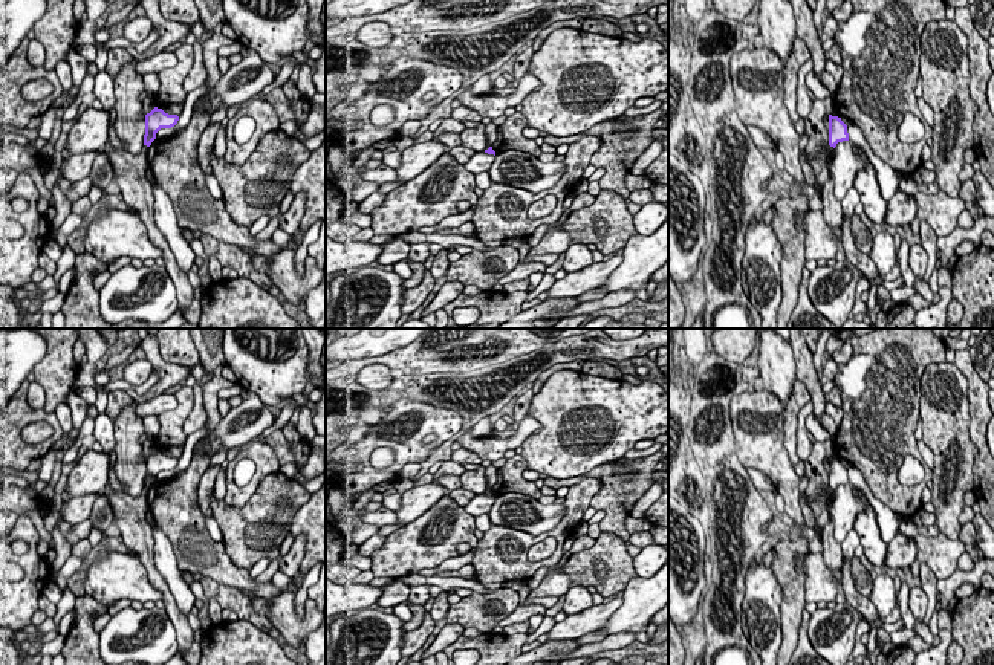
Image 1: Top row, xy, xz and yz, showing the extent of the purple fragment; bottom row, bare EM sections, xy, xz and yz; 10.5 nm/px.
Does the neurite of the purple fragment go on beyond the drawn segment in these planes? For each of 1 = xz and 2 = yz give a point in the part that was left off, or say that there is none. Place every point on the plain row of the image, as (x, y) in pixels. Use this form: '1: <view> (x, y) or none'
1: none
2: none

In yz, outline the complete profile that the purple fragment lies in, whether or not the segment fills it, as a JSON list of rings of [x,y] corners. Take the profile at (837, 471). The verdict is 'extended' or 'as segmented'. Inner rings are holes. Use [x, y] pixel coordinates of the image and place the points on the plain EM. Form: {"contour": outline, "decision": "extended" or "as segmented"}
{"contour": [[[829,457],[829,488],[835,491],[843,483],[849,483],[847,468],[841,460]]], "decision": "as segmented"}

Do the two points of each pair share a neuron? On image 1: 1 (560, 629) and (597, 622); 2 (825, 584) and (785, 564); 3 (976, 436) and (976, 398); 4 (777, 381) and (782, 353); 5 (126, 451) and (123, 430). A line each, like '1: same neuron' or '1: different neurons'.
1: same neuron
2: different neurons
3: same neuron
4: same neuron
5: same neuron

